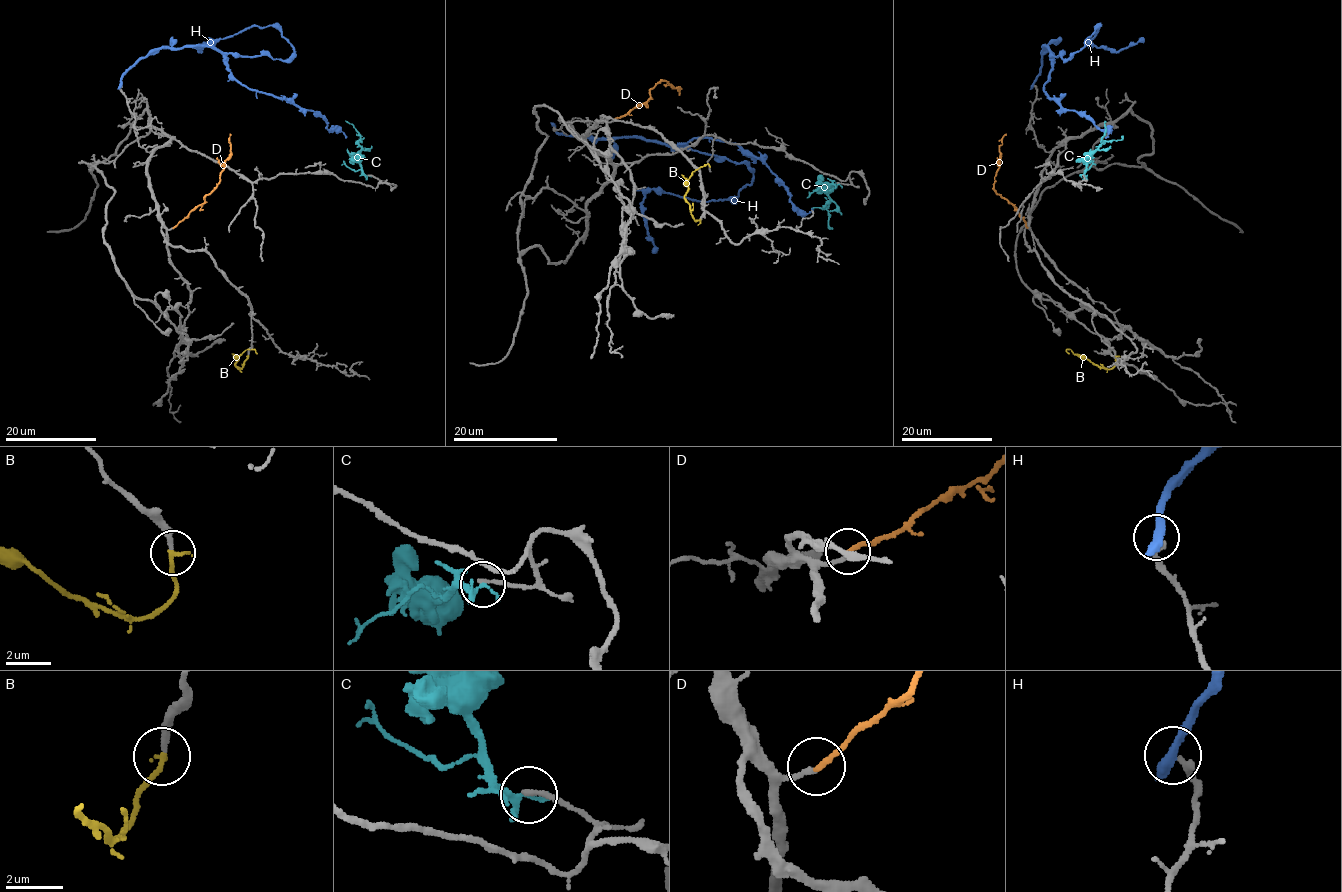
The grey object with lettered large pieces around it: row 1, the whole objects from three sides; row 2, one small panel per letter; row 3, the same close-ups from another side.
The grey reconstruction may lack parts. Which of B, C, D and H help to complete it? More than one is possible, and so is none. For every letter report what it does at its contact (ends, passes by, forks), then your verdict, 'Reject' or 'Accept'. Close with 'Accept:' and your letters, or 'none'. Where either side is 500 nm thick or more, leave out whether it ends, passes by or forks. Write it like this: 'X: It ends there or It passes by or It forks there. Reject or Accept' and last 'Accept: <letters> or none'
B: It ends there. Accept
C: It forks there. Reject
D: It ends there. Accept
H: Reject
Accept: B, D

